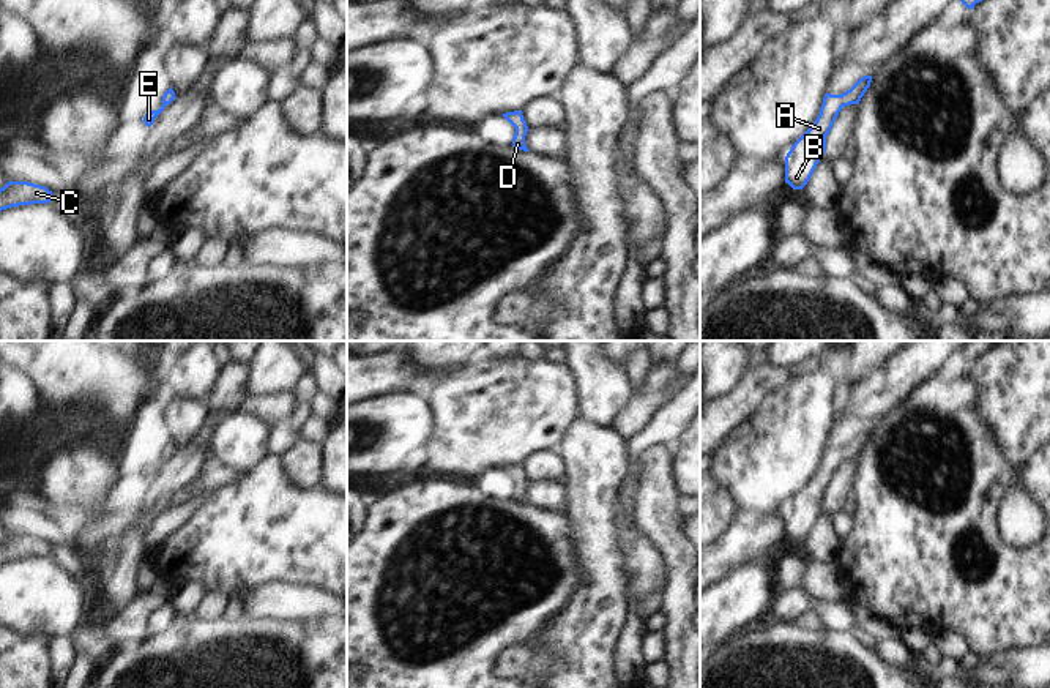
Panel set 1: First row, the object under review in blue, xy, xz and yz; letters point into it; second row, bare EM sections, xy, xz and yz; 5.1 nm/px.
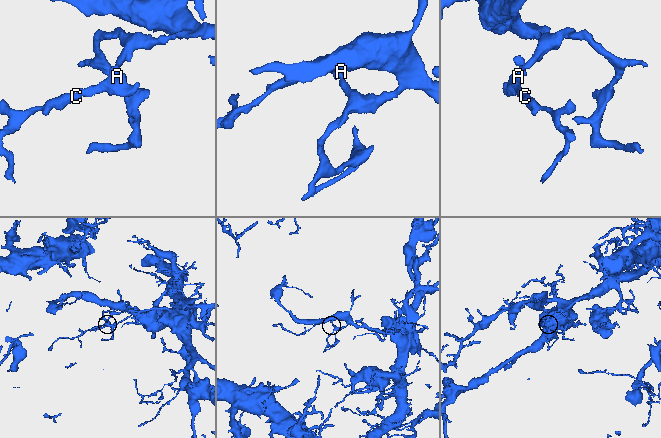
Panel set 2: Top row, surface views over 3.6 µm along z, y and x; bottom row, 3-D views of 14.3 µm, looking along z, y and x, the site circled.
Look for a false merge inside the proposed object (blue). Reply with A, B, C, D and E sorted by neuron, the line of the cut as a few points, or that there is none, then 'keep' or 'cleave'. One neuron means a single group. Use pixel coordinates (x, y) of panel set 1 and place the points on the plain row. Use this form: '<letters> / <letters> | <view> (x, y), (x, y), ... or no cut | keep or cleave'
A B C D E | no cut | keep

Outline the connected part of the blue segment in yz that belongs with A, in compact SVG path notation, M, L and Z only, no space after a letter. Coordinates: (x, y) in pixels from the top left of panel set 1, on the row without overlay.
M864 429L842 448L825 448L815 477L793 497L785 510L785 537L793 543L802 543L807 538L825 508L826 489L839 466L845 459L859 458L870 436L872 429Z

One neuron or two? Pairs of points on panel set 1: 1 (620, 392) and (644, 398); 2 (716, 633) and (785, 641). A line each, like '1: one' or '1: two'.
1: two
2: two

